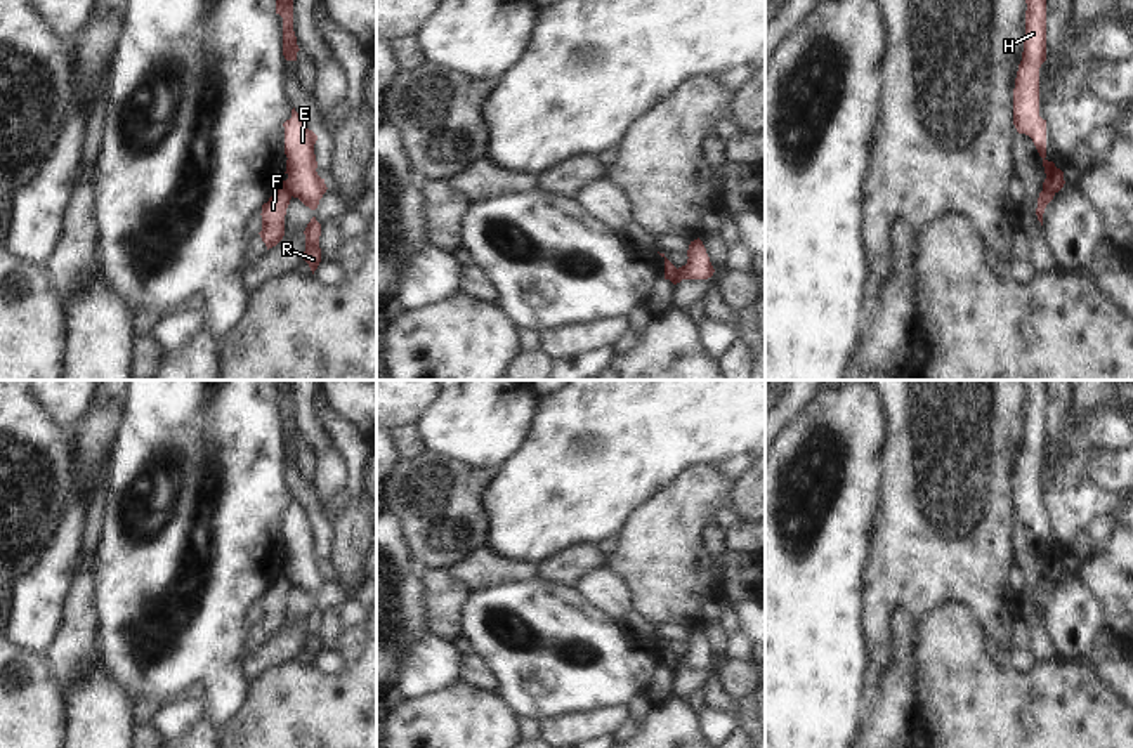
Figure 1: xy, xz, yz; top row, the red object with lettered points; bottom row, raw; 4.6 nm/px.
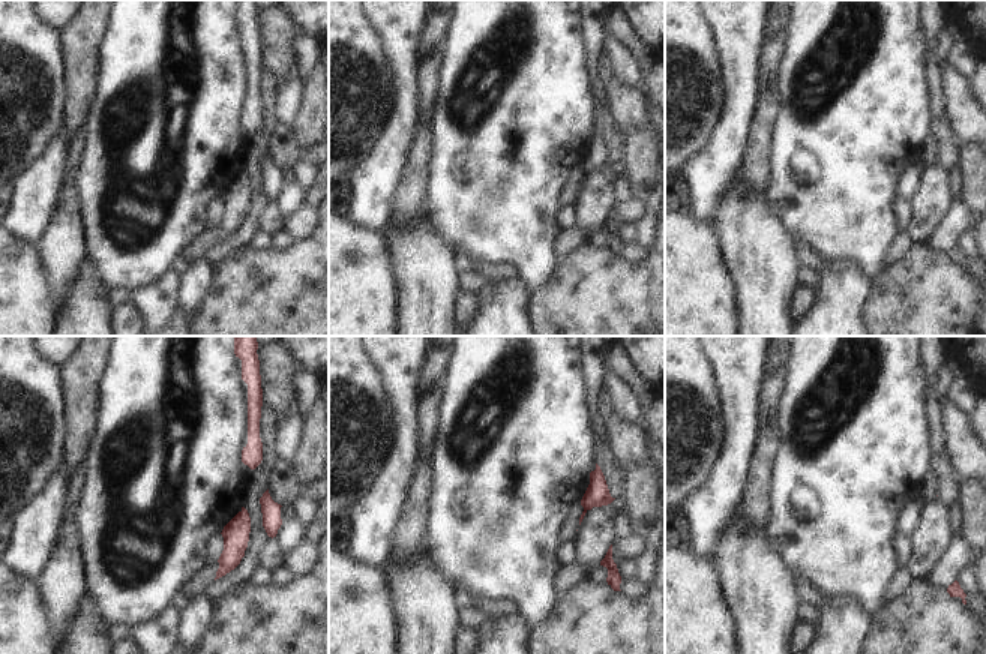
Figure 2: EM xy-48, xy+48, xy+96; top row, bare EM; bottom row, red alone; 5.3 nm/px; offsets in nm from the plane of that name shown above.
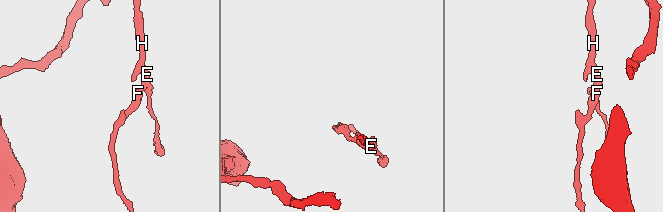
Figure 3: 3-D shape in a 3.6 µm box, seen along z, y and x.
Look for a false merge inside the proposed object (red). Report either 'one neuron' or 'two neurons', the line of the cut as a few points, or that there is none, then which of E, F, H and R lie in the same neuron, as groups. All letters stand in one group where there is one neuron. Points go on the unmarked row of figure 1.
two neurons; cut xz (677, 658), (672, 670); groups E H R / F

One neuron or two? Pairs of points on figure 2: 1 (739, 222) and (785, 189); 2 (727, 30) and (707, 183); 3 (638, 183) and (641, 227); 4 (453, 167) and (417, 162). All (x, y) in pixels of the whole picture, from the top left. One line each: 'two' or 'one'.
1: two
2: one
3: two
4: two

